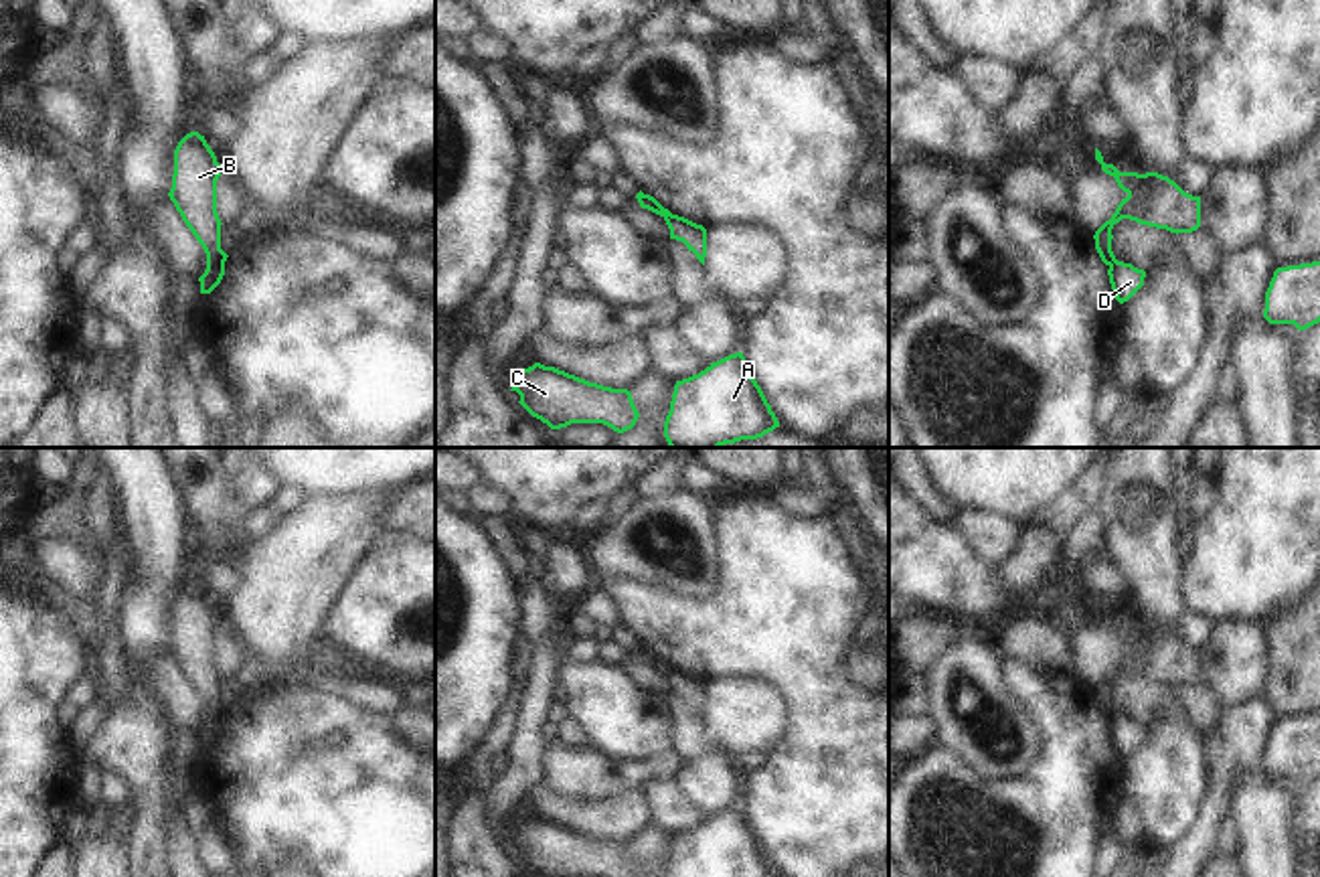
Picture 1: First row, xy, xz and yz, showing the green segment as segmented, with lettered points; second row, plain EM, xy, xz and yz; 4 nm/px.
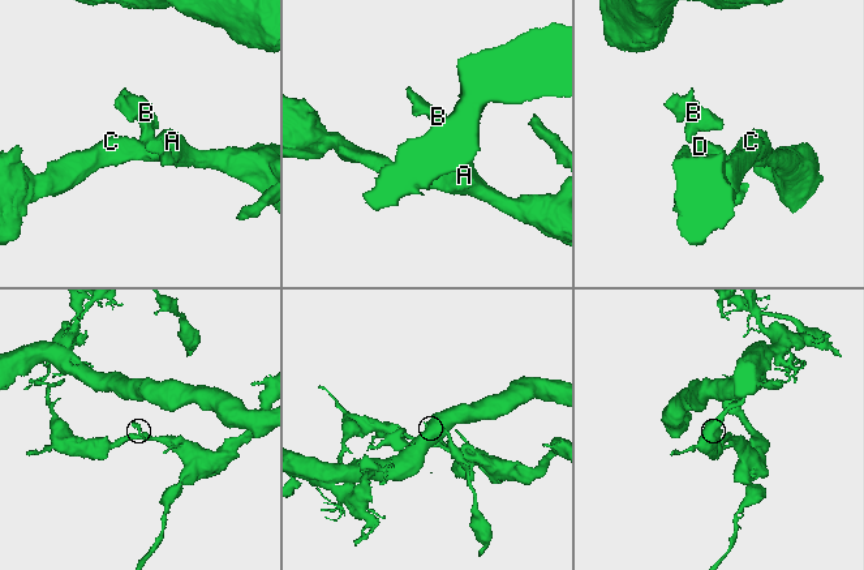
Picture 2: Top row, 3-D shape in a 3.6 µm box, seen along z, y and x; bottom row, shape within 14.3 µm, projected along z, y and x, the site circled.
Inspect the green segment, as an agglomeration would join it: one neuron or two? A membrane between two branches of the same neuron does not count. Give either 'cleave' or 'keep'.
cleave

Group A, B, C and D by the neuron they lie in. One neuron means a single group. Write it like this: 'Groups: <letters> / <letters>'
Groups: A C D / B.

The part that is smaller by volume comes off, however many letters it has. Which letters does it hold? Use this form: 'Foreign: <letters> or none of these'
Foreign: B

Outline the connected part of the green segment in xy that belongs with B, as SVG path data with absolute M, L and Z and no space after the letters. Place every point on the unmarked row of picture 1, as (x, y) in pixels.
M198 585L186 587L174 604L172 642L176 664L207 707L207 723L227 715L221 703L221 672L217 666L217 634L221 618Z

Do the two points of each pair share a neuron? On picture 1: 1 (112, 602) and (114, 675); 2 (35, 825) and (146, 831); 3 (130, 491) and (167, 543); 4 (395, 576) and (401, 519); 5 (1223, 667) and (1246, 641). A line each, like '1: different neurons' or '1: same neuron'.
1: same neuron
2: different neurons
3: same neuron
4: different neurons
5: same neuron

